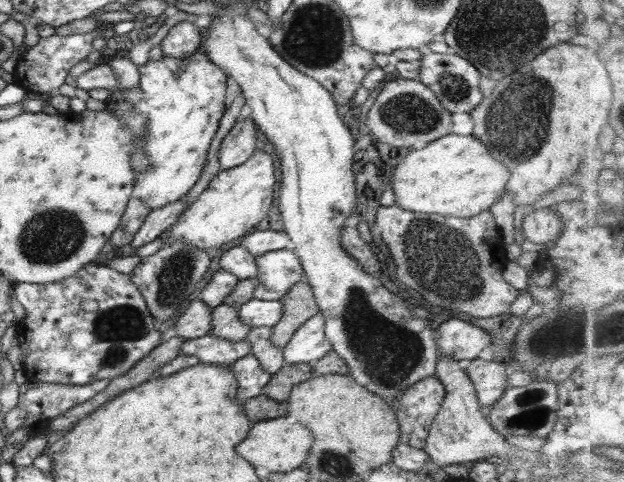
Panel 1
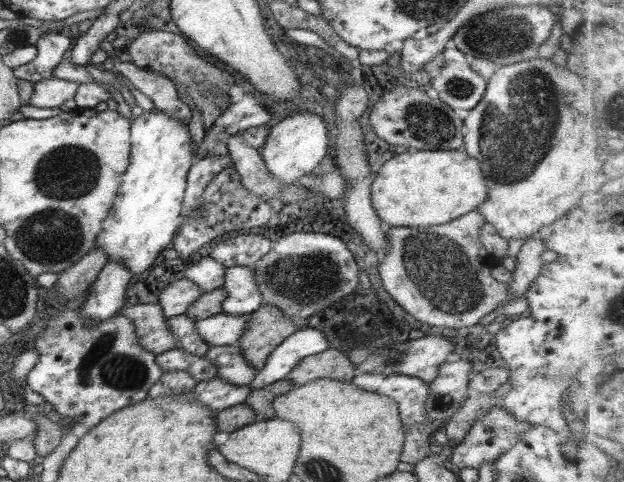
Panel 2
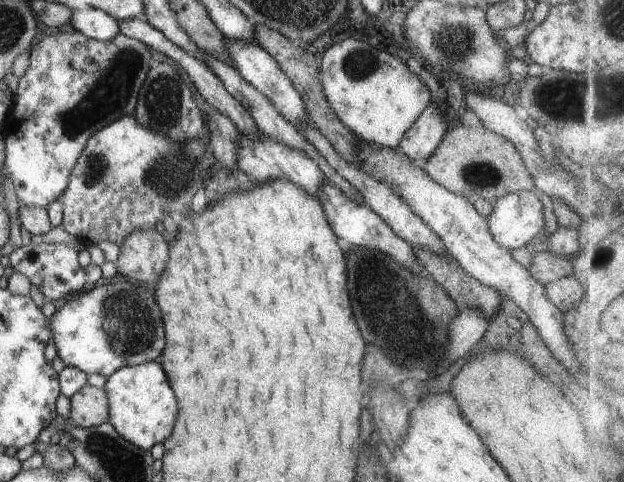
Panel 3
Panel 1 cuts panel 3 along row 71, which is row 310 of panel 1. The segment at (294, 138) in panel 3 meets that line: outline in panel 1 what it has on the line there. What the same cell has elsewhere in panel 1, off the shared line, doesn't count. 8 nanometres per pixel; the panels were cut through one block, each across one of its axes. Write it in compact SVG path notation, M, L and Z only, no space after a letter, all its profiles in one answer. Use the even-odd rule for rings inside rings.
M220 304L212 309L211 333L214 337L229 342L241 342L250 333L251 327L243 324L238 308Z

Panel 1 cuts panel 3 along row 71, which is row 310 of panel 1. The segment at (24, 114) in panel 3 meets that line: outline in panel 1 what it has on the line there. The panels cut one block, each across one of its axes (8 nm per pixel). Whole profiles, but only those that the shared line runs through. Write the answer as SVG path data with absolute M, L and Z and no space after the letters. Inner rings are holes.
M96 263L88 264L85 268L78 270L74 276L59 280L55 283L48 284L30 284L30 283L14 283L12 296L22 304L26 313L21 322L14 324L16 326L16 340L20 343L20 347L24 349L24 366L22 370L26 376L26 380L42 381L50 384L72 384L72 386L86 386L92 384L96 380L106 380L106 378L116 378L126 374L138 360L142 360L144 356L148 356L156 346L164 341L164 335L158 330L156 320L150 315L150 310L146 306L146 301L140 292L140 289L130 280L130 275L120 274L116 270L106 265L99 266Z

